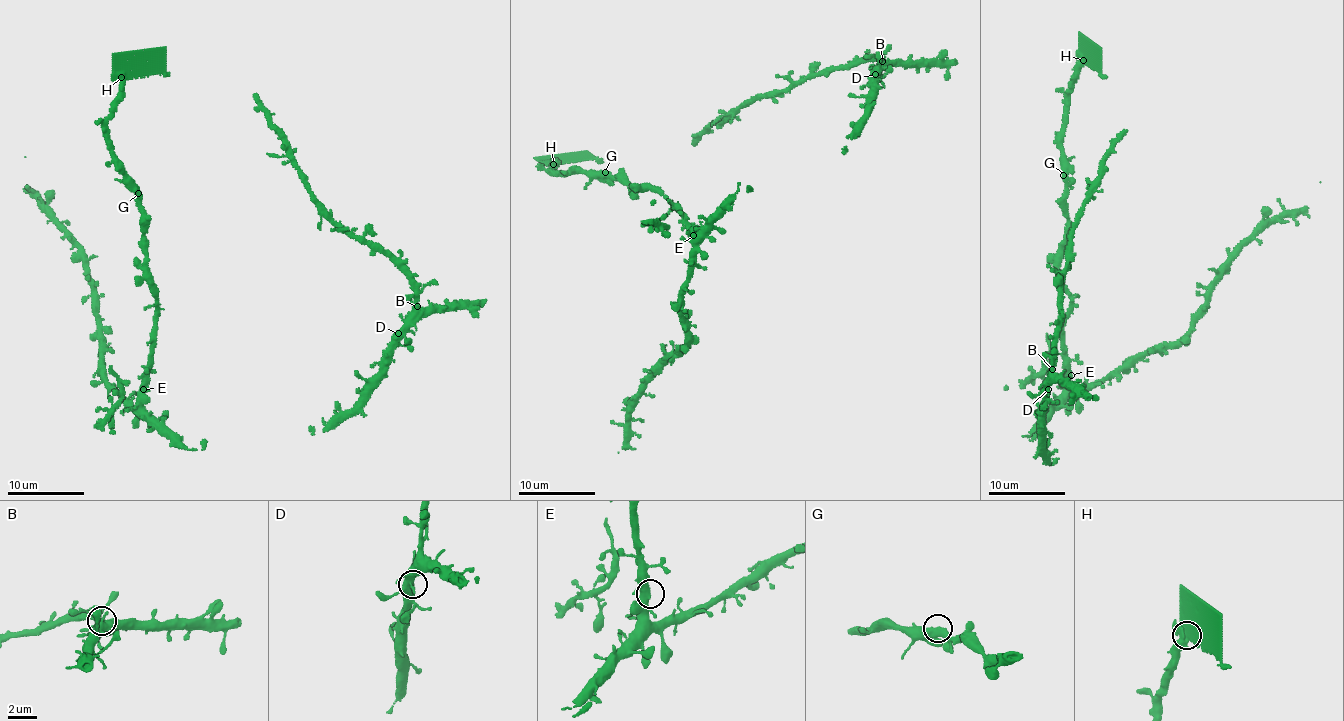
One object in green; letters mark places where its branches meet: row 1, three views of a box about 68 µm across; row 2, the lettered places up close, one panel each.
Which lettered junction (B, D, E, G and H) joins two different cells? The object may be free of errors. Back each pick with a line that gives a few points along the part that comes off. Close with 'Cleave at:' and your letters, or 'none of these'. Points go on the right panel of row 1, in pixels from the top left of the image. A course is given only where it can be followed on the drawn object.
H: Course of the part to remove: (1083, 60), (1091, 66), (1101, 48)
Cleave at: H

